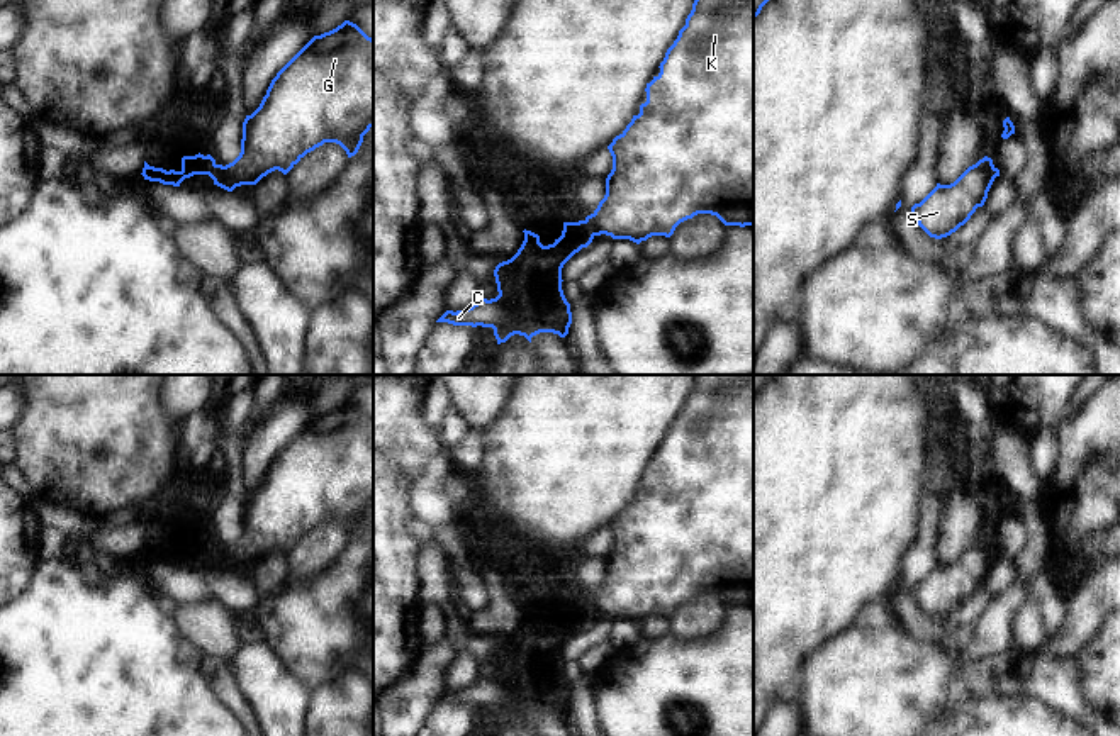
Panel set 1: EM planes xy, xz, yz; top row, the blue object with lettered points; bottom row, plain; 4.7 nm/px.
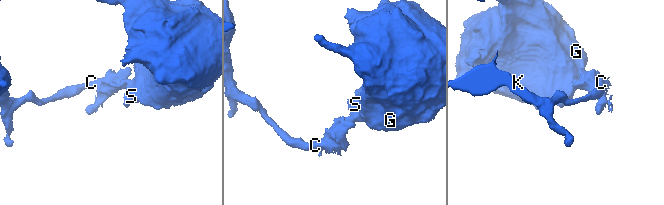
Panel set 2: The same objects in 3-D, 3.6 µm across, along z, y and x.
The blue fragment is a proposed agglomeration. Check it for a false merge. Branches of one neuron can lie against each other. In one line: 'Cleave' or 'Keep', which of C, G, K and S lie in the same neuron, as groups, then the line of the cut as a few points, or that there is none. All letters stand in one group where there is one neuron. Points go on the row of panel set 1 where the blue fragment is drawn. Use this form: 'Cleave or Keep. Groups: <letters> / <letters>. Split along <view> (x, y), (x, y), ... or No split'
Cleave. Groups: C / G K S. Split along xz (584, 221), (596, 234).

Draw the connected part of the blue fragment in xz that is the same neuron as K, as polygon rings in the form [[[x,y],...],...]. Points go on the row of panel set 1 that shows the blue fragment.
[[[694,0],[686,25],[667,49],[660,63],[660,73],[647,83],[647,102],[640,105],[640,114],[633,115],[626,129],[608,146],[613,156],[613,170],[606,178],[606,195],[597,209],[585,217],[589,229],[613,239],[630,239],[636,244],[652,236],[670,237],[675,227],[697,214],[716,215],[725,226],[753,226],[753,0]]]

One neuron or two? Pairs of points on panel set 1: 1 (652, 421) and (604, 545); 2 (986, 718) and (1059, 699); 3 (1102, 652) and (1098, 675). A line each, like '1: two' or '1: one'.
1: two
2: two
3: one

